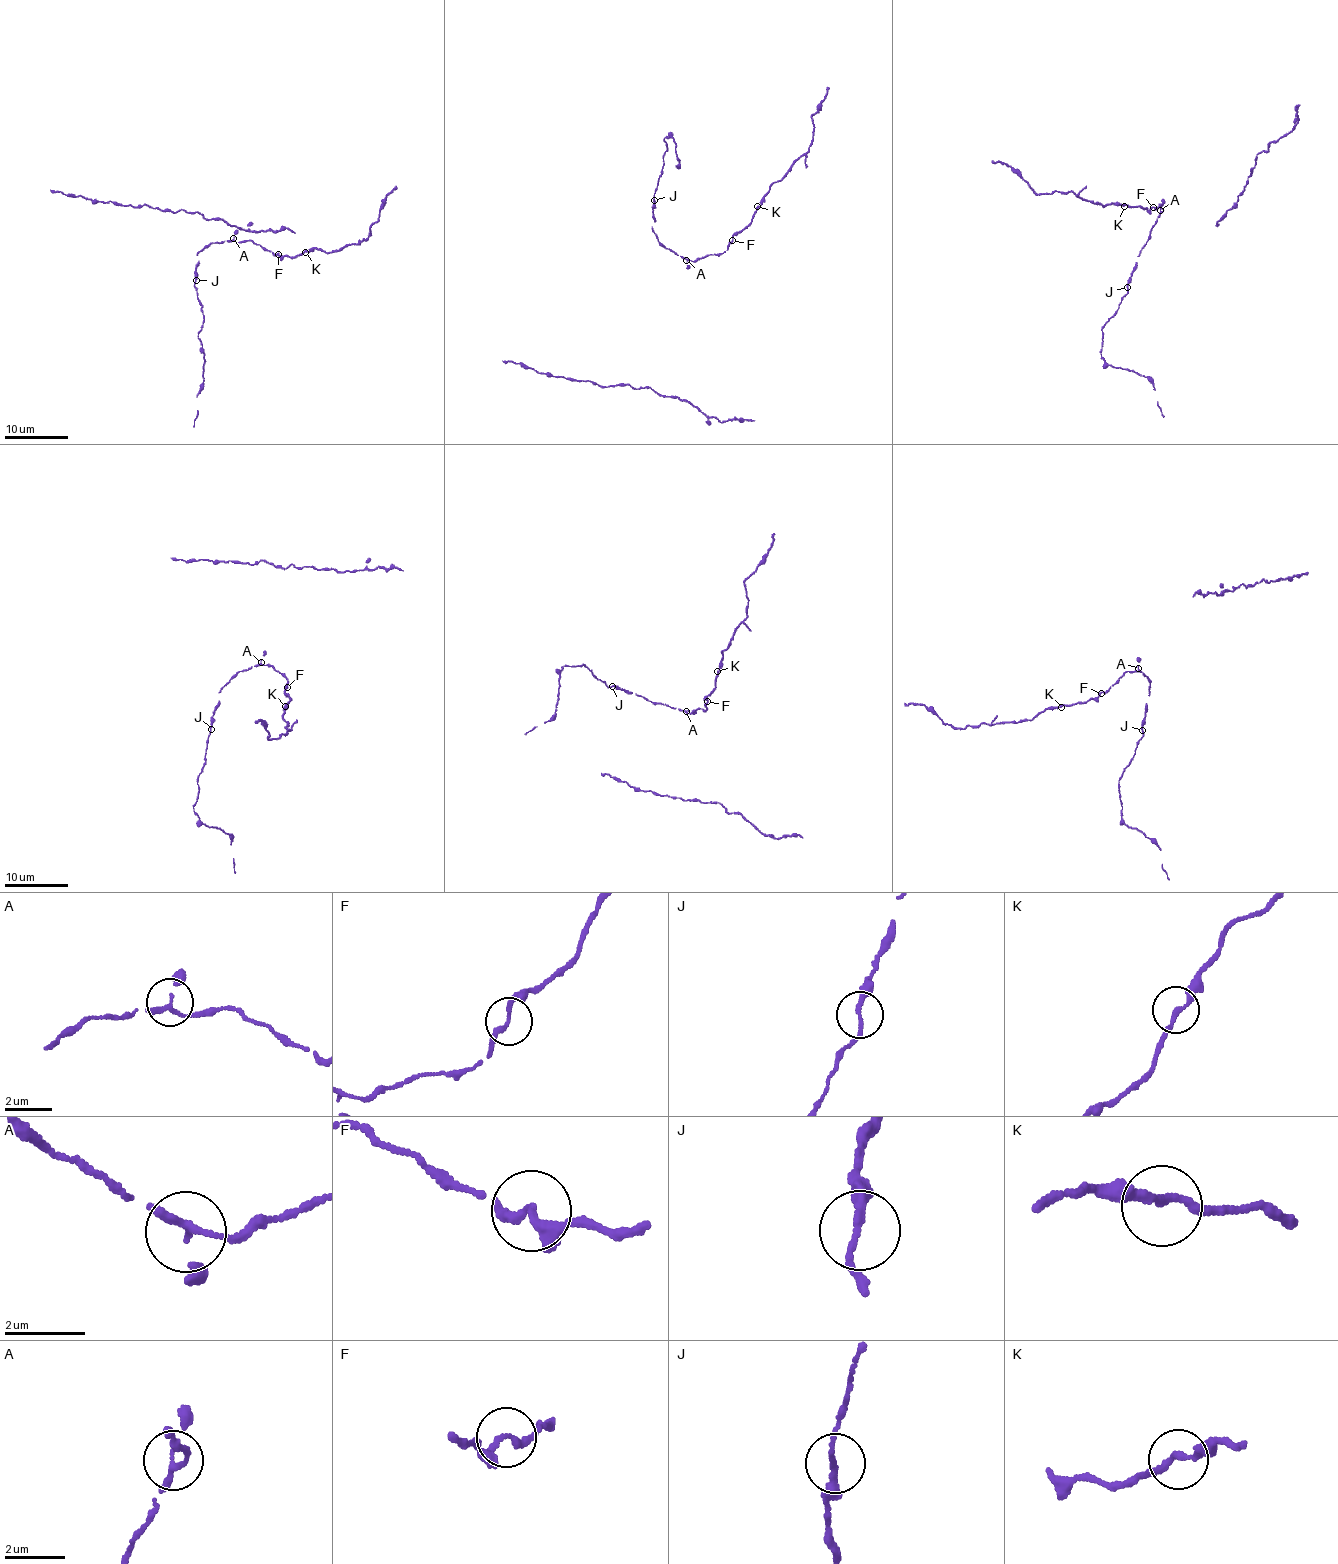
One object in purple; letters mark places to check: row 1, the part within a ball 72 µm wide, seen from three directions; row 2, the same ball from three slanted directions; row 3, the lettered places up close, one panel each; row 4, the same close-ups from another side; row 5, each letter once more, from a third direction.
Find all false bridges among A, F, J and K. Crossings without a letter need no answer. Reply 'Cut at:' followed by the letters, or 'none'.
Cut at: none

